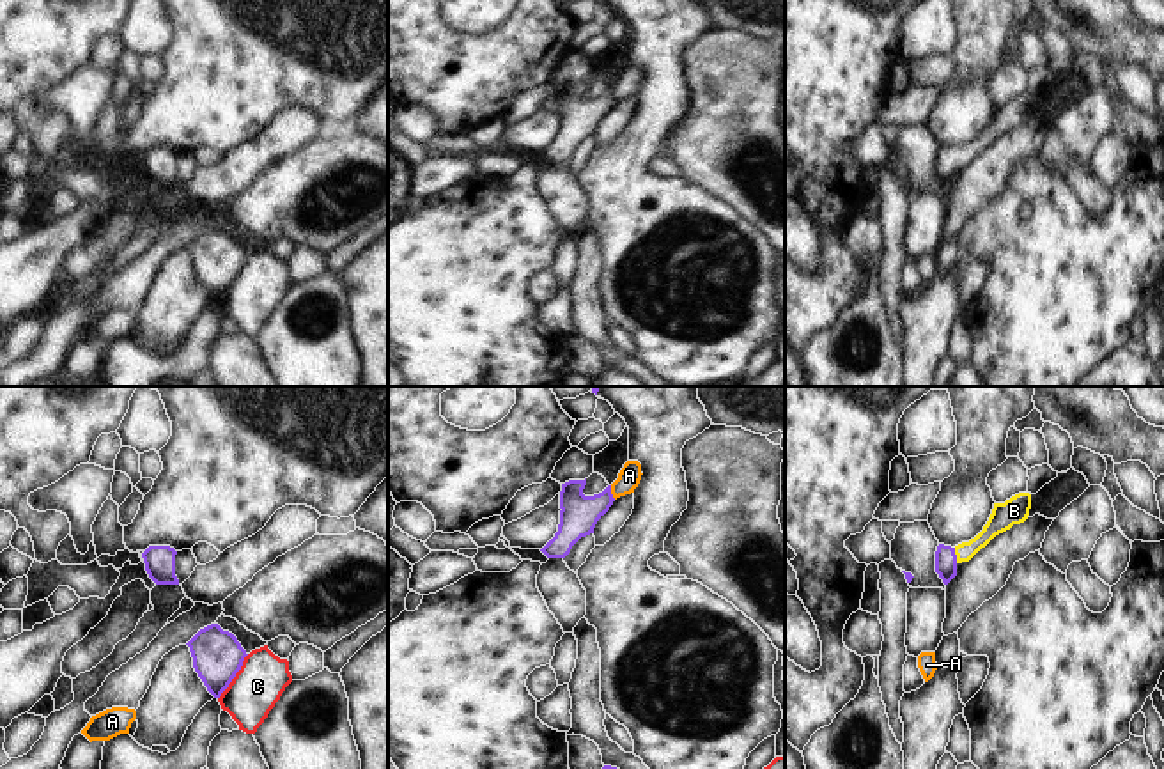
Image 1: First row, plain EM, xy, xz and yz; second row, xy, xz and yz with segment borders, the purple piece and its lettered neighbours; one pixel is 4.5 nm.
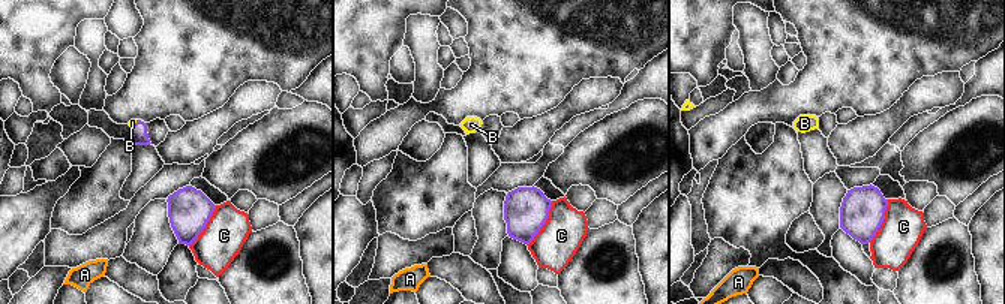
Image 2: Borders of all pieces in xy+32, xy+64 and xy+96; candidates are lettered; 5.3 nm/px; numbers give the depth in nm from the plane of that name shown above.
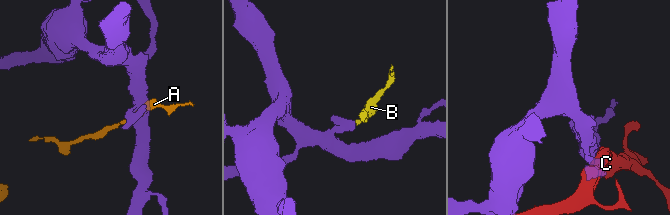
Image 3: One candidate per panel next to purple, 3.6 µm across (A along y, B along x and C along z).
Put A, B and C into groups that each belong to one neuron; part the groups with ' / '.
A / B / C

